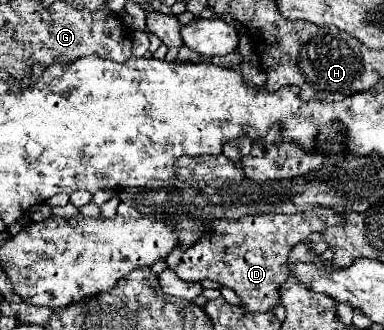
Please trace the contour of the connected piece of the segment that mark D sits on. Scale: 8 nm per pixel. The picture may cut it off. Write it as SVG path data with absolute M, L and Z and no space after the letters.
M313 208L311 212L283 216L245 216L241 220L213 220L211 232L205 234L197 244L187 250L173 250L167 256L169 268L187 282L215 280L225 288L231 288L241 300L243 306L251 312L269 312L279 300L279 288L289 278L287 274L287 256L299 242L309 242L313 232L321 232L329 226L341 222L341 216L331 208Z

